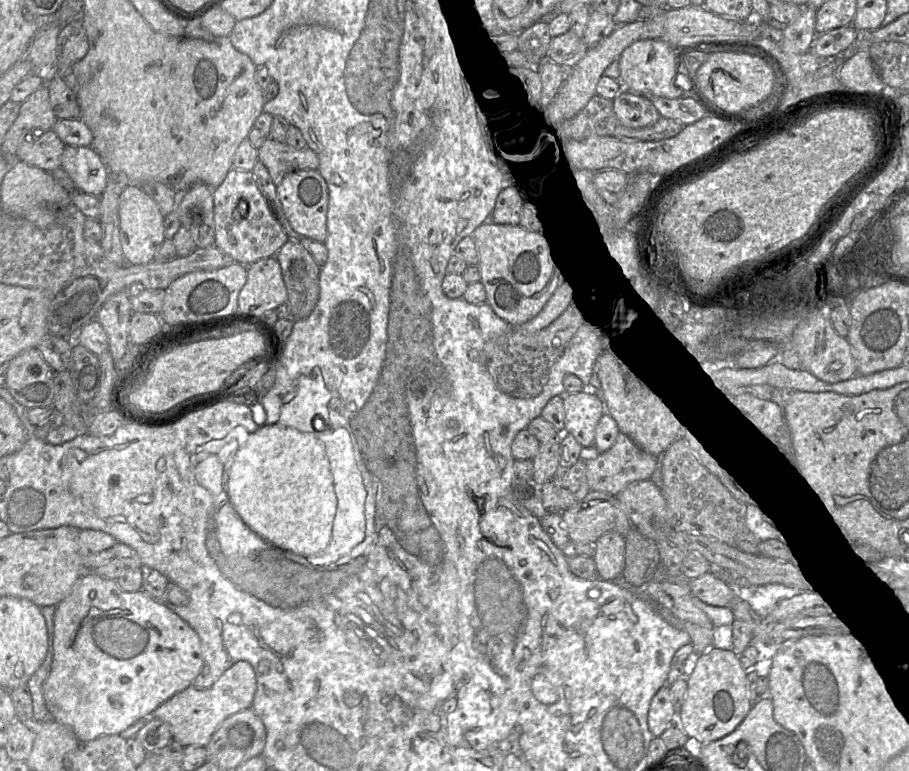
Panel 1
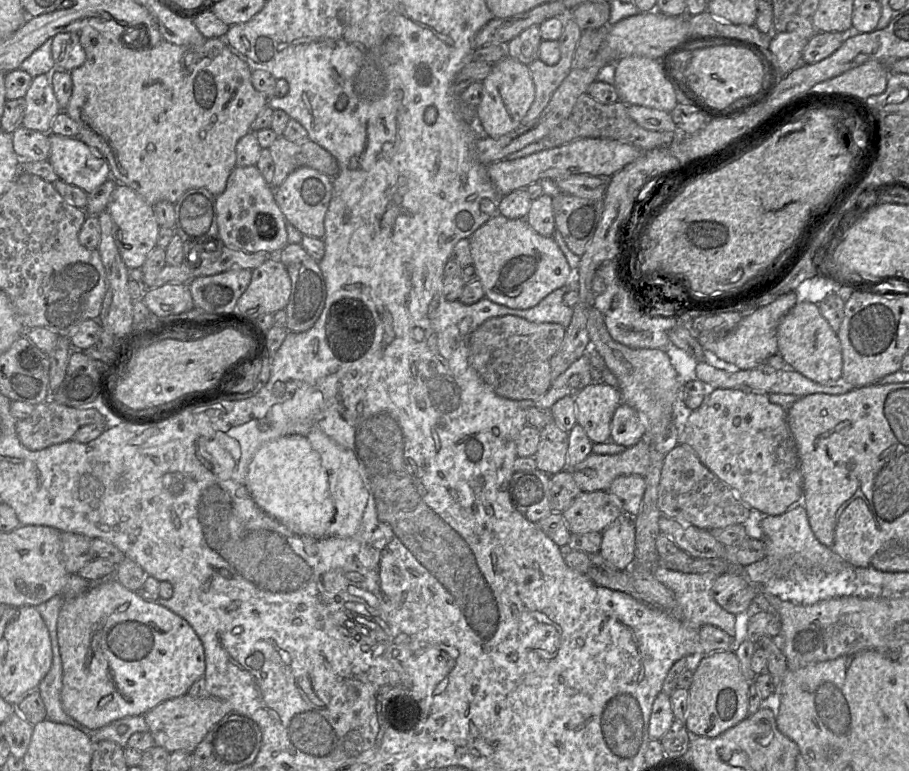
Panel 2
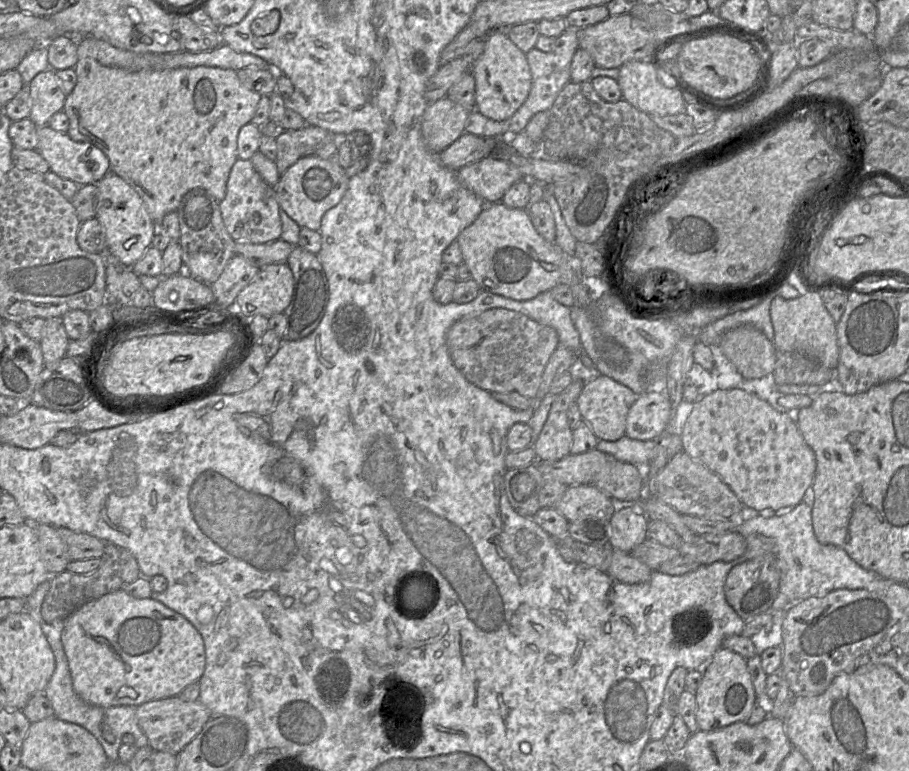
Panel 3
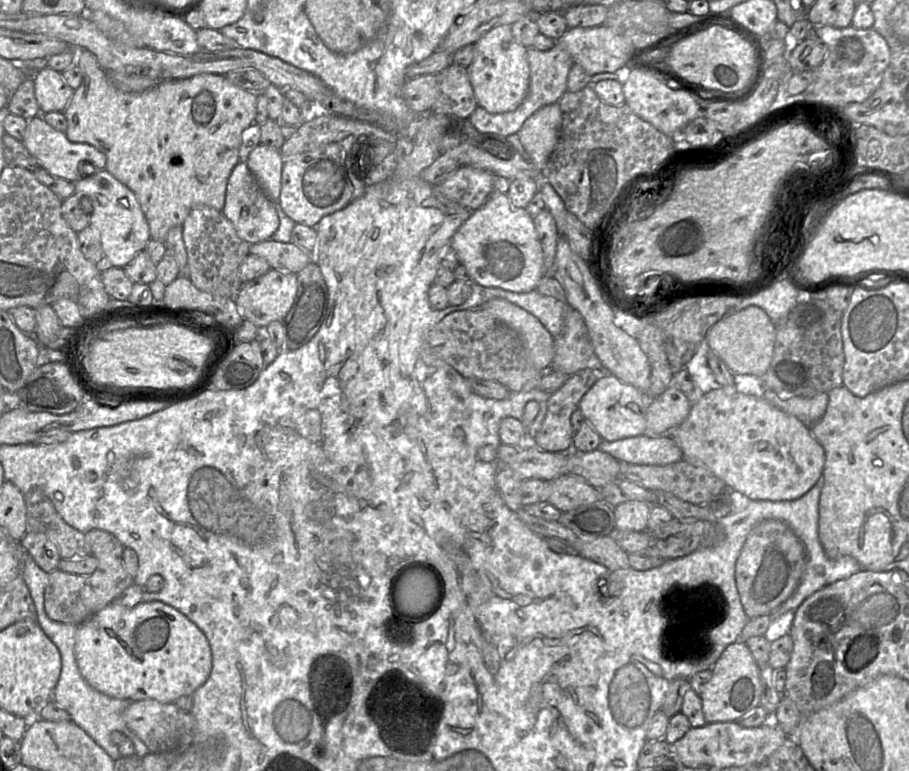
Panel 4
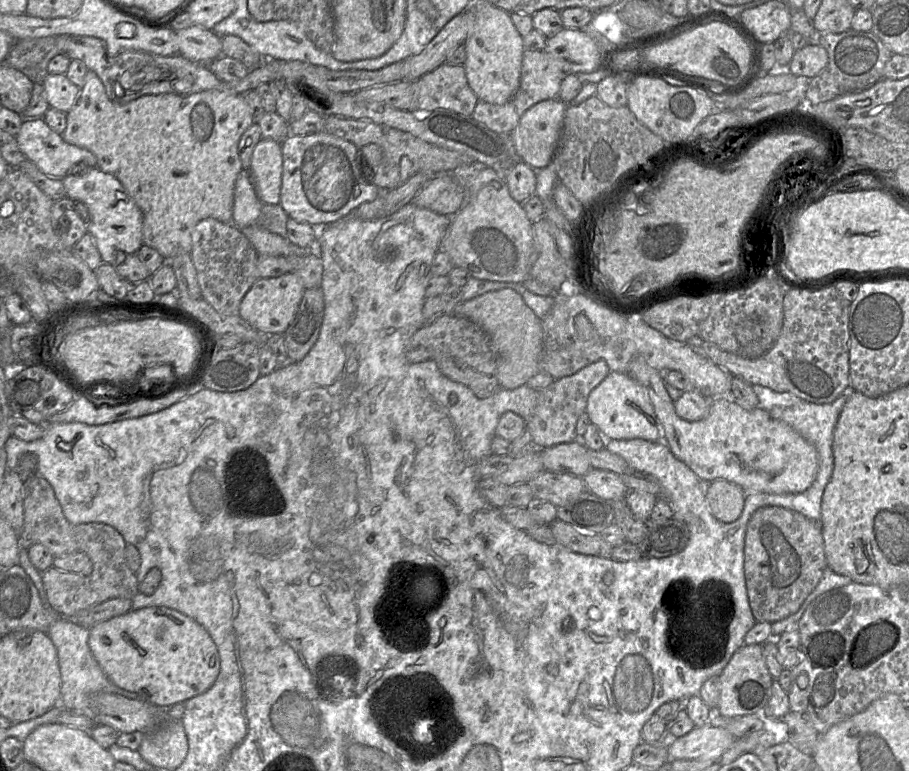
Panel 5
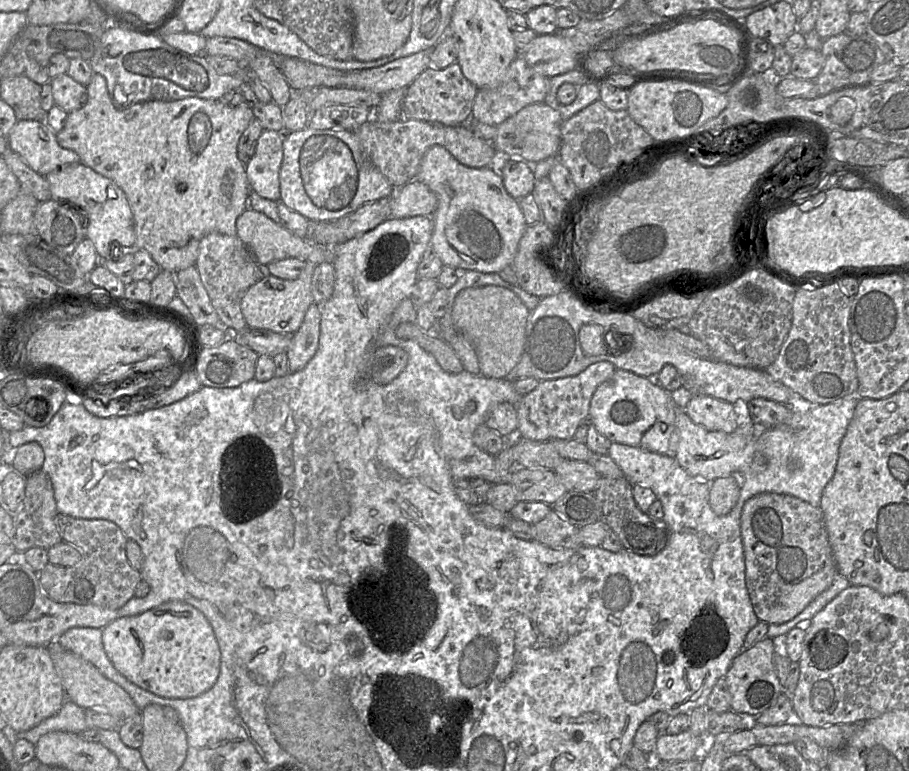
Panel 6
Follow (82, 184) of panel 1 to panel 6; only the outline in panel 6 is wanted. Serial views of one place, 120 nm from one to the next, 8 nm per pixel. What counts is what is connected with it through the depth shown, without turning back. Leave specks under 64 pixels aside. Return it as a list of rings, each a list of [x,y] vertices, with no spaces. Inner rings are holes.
[[[18,120],[6,138],[8,148],[43,176],[80,162],[76,152],[58,144],[56,133],[45,120]]]

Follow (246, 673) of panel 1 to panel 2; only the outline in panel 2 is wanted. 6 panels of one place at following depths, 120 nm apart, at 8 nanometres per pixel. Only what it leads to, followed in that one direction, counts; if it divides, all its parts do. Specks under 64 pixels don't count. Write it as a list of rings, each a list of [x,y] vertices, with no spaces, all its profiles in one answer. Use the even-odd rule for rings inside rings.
[[[185,694],[160,703],[144,714],[144,718],[155,745],[165,748],[170,753],[192,753],[212,727],[231,712],[230,705],[219,698],[193,698]]]

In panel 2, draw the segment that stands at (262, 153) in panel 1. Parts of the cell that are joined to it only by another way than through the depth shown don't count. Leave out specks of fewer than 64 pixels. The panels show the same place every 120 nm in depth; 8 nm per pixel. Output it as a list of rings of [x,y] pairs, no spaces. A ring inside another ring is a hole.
[[[281,136],[272,143],[269,150],[274,163],[272,180],[274,190],[299,167],[313,168],[331,178],[334,178],[339,172],[339,165],[334,156],[309,139],[296,143]]]

